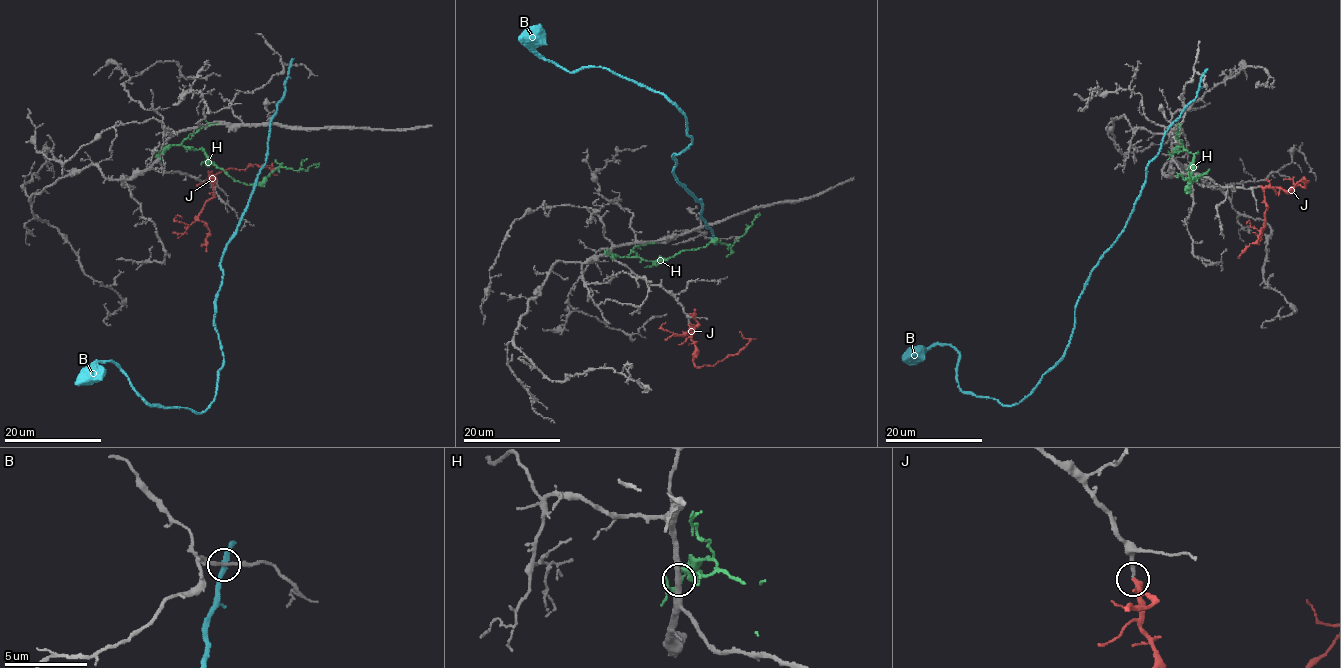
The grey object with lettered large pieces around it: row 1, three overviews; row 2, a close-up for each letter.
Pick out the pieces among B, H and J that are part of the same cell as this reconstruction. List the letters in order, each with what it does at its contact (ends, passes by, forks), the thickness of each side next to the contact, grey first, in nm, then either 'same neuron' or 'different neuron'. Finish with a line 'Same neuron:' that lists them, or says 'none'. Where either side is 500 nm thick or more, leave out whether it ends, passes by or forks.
B: it passes by; 180 nm thick on the grey side, 260 nm on the other; different neuron
H: it passes by; 320 nm thick on the grey side, 170 nm on the other; different neuron
J: it passes by; 220 nm thick on the grey side, 280 nm on the other; same neuron
Same neuron: J

